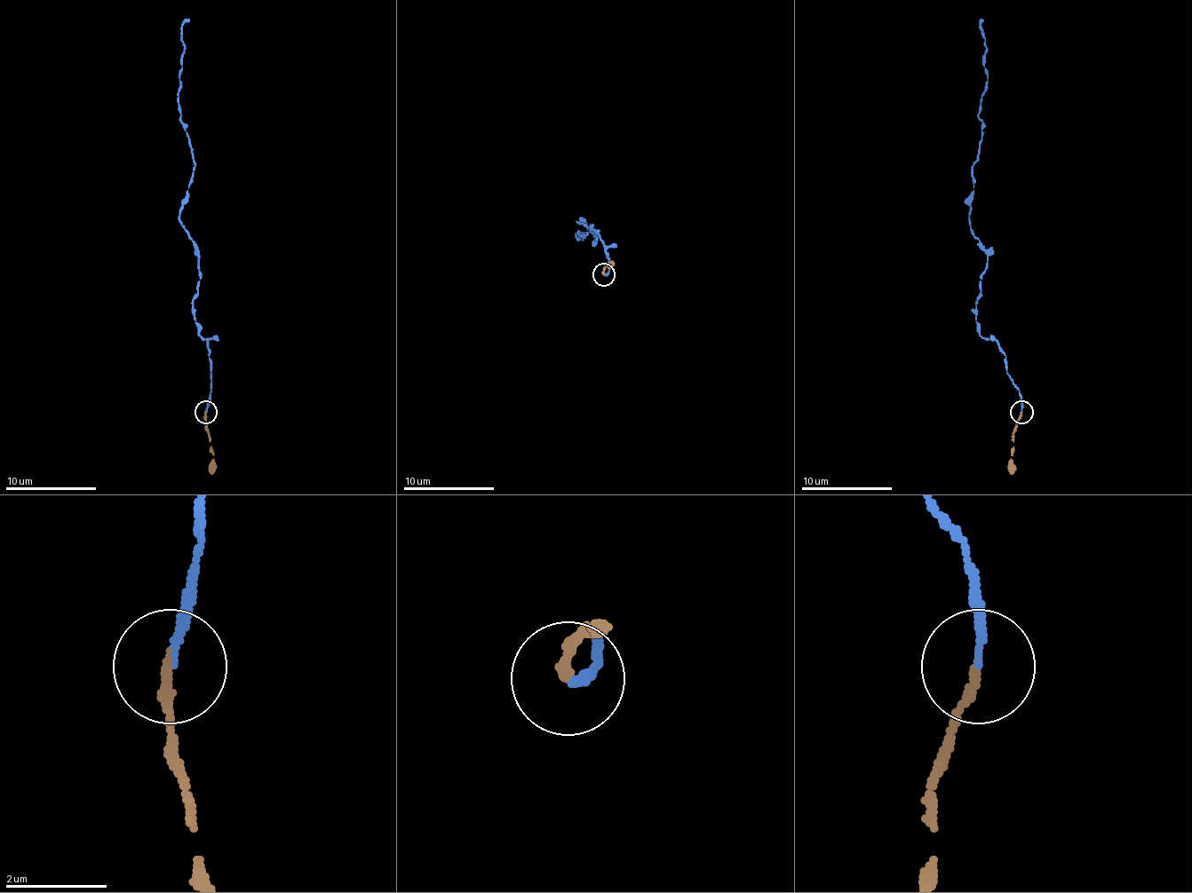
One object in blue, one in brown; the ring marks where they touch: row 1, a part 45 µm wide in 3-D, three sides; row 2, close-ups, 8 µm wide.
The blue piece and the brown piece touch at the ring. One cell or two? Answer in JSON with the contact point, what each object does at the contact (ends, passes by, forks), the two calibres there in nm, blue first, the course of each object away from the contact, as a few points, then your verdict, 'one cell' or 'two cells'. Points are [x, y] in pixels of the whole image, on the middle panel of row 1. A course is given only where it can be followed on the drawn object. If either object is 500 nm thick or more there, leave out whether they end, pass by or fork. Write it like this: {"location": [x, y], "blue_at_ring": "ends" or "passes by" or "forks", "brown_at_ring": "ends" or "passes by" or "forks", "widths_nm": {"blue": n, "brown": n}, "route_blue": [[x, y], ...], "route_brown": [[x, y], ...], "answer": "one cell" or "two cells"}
{"location": [603, 274], "blue_at_ring": "ends", "brown_at_ring": "ends", "widths_nm": {"blue": 140, "brown": 200}, "route_blue": [[604, 273], [604, 241], [576, 221], [591, 225], [576, 240], [586, 233]], "route_brown": [[604, 273], [611, 262]], "answer": "one cell"}

